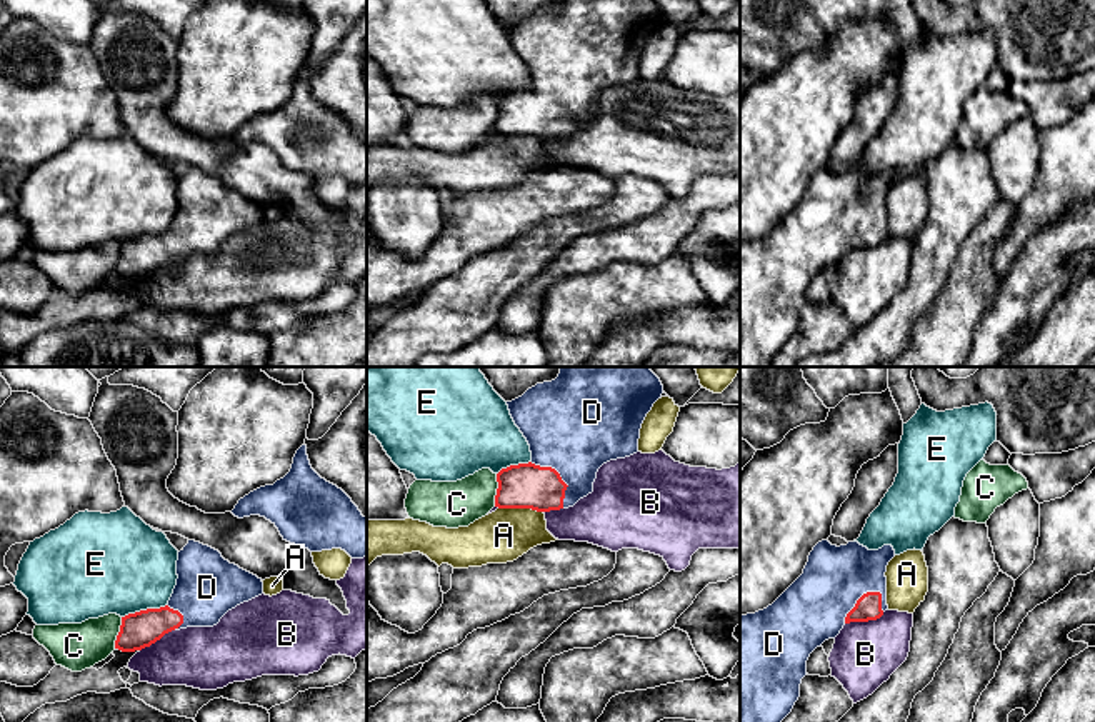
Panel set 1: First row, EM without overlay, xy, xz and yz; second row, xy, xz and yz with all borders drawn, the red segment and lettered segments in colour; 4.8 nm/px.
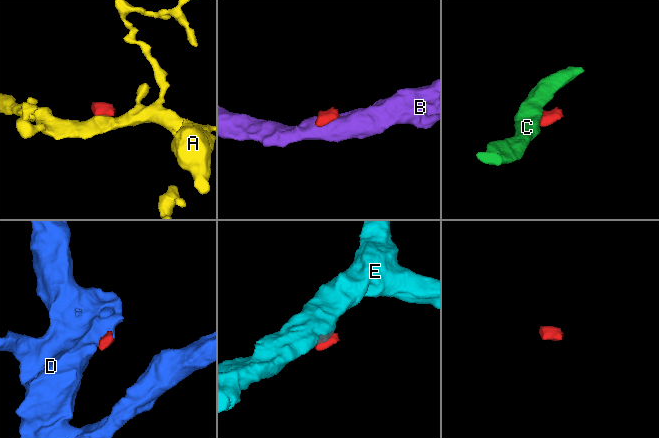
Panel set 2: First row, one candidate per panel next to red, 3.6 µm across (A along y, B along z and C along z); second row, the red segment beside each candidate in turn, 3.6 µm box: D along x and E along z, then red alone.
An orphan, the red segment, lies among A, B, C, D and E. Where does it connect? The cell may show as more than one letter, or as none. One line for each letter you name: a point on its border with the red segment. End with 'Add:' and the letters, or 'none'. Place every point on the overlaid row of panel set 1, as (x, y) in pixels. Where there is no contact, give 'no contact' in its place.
D: meets red in yz at (859, 599)
Add: D

